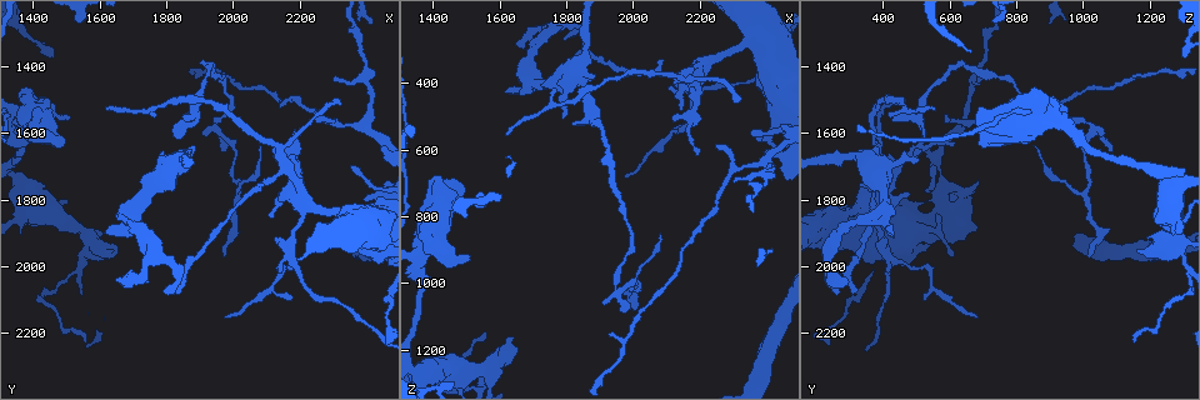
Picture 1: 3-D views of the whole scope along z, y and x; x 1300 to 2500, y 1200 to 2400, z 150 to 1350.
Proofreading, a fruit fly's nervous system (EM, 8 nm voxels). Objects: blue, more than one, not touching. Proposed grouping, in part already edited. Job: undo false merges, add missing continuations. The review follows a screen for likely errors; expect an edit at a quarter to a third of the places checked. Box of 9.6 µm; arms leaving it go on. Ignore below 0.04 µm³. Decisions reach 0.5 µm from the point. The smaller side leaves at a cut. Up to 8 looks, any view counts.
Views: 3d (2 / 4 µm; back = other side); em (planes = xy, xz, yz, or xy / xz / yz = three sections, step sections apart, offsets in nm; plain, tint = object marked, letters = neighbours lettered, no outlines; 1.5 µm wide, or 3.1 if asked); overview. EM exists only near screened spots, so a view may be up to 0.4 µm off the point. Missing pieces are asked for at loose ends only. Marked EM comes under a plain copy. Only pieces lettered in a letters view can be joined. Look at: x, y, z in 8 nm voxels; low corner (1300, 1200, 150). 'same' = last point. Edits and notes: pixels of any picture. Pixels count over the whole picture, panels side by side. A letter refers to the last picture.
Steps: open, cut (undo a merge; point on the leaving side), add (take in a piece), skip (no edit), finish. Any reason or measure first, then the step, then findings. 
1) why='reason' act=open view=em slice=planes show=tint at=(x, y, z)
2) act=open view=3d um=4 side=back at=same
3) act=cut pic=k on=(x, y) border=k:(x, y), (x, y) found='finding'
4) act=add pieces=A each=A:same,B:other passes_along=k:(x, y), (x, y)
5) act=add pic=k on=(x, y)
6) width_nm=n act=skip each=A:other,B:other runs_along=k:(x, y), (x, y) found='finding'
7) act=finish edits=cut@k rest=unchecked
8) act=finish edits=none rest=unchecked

act=open view=3d um=2 at=(1560, 2220, 1150)

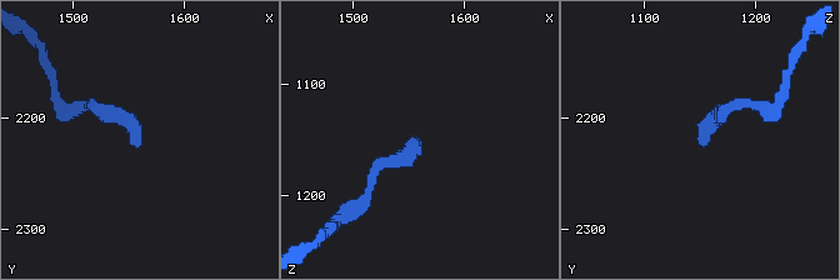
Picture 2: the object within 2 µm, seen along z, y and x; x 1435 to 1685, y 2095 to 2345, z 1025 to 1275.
act=open view=em slice=yz step=4 show=tint at=(1562, 2224, 1148)

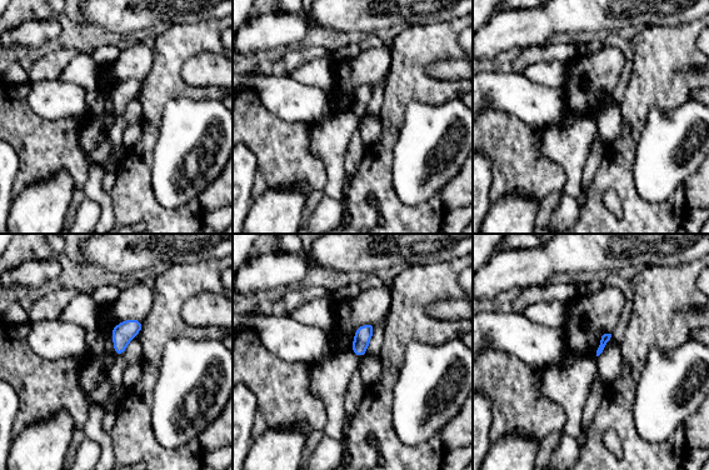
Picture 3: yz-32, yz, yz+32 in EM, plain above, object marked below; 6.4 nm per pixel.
act=open view=em slice=yz step=4 show=letters at=same

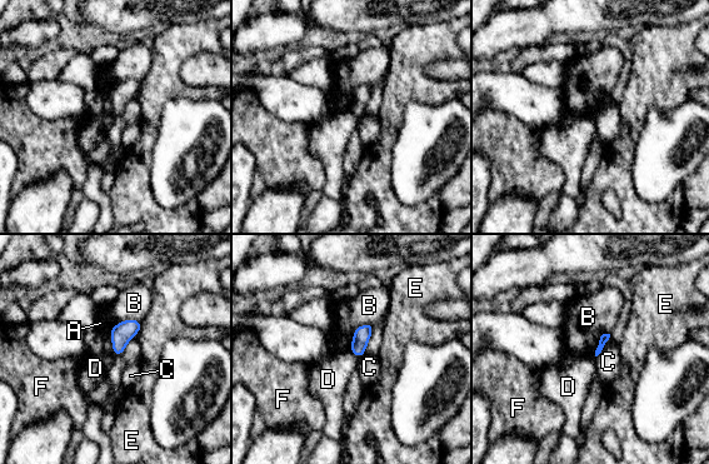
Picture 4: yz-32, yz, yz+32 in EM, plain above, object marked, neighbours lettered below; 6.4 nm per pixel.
width_nm=60 act=skip each=A:other,B:other,C:other,D:other,E:other,F:other border=4:(374, 323), (355, 329), (349, 349) found='none of them fits'

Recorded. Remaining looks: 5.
why='an open end' act=open view=3d um=2 at=(1630, 1910, 420)

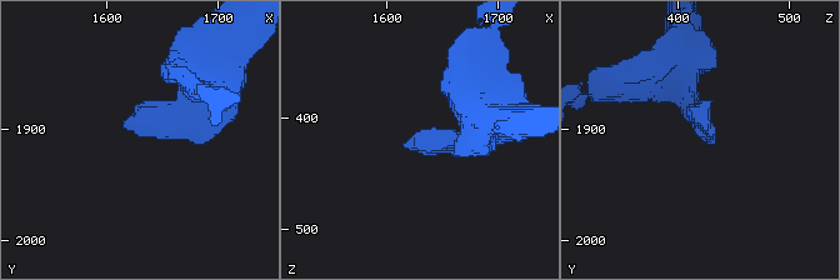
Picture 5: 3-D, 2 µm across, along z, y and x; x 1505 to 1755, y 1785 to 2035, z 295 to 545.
why='need the tissue' act=open view=em slice=yz step=8 show=tint at=(1628, 1902, 428)

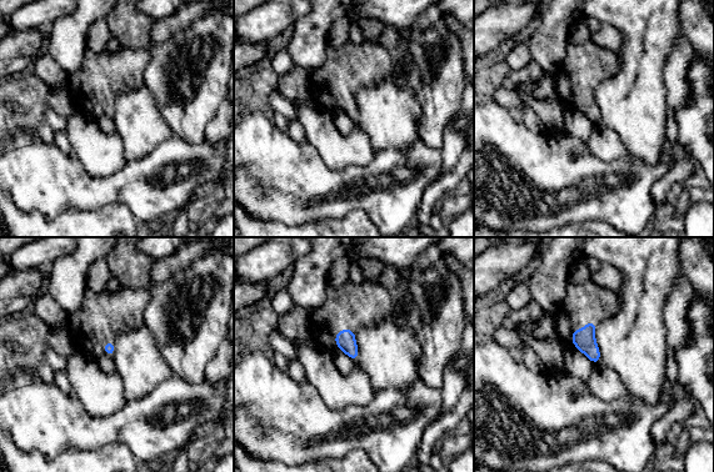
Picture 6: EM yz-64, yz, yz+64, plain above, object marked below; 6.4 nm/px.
why='cut it another way' act=open view=em slice=planes show=letters at=same

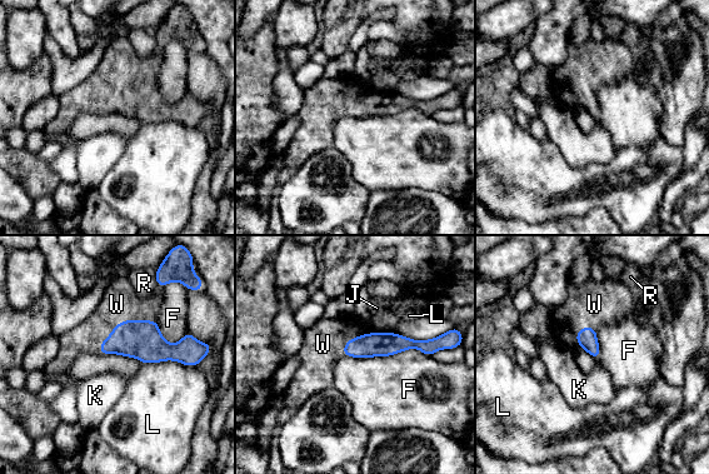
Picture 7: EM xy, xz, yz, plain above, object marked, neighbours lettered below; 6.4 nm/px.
act=add pieces=W each=F:other,J:other,K:other,L:other,R:other,W:same passes_along=7:(141, 339), (124, 320), (120, 302) found='it goes on there'

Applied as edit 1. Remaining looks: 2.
act=finish edits=add@7 rest=unchecked

